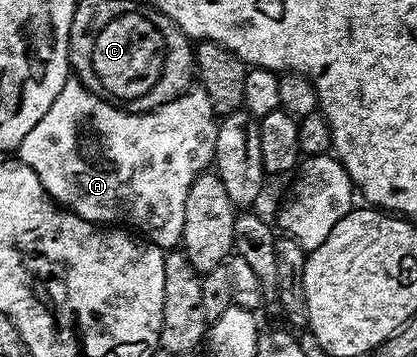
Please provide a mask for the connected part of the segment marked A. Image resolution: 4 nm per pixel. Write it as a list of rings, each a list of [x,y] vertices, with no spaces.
[[[77,79],[67,81],[65,87],[60,91],[60,95],[56,95],[56,103],[52,103],[52,107],[48,107],[44,119],[40,119],[40,123],[36,123],[36,127],[32,127],[32,131],[28,131],[28,135],[24,135],[24,139],[19,143],[16,150],[17,156],[28,167],[32,167],[32,171],[36,171],[36,175],[40,179],[42,186],[47,189],[50,196],[59,205],[69,209],[70,212],[76,215],[80,215],[85,221],[113,223],[118,227],[126,226],[131,230],[137,231],[139,234],[145,235],[154,245],[160,246],[163,251],[177,250],[182,243],[184,215],[186,214],[186,204],[188,203],[190,188],[194,186],[194,181],[198,176],[211,168],[214,152],[216,151],[216,135],[218,134],[219,118],[214,112],[212,103],[203,89],[200,87],[191,87],[185,93],[181,93],[178,97],[174,97],[168,103],[164,103],[160,107],[150,110],[148,113],[139,113],[137,111],[125,113],[122,110],[125,108],[114,108],[118,110],[110,108],[114,107],[112,107],[111,102],[105,96],[90,92]]]

